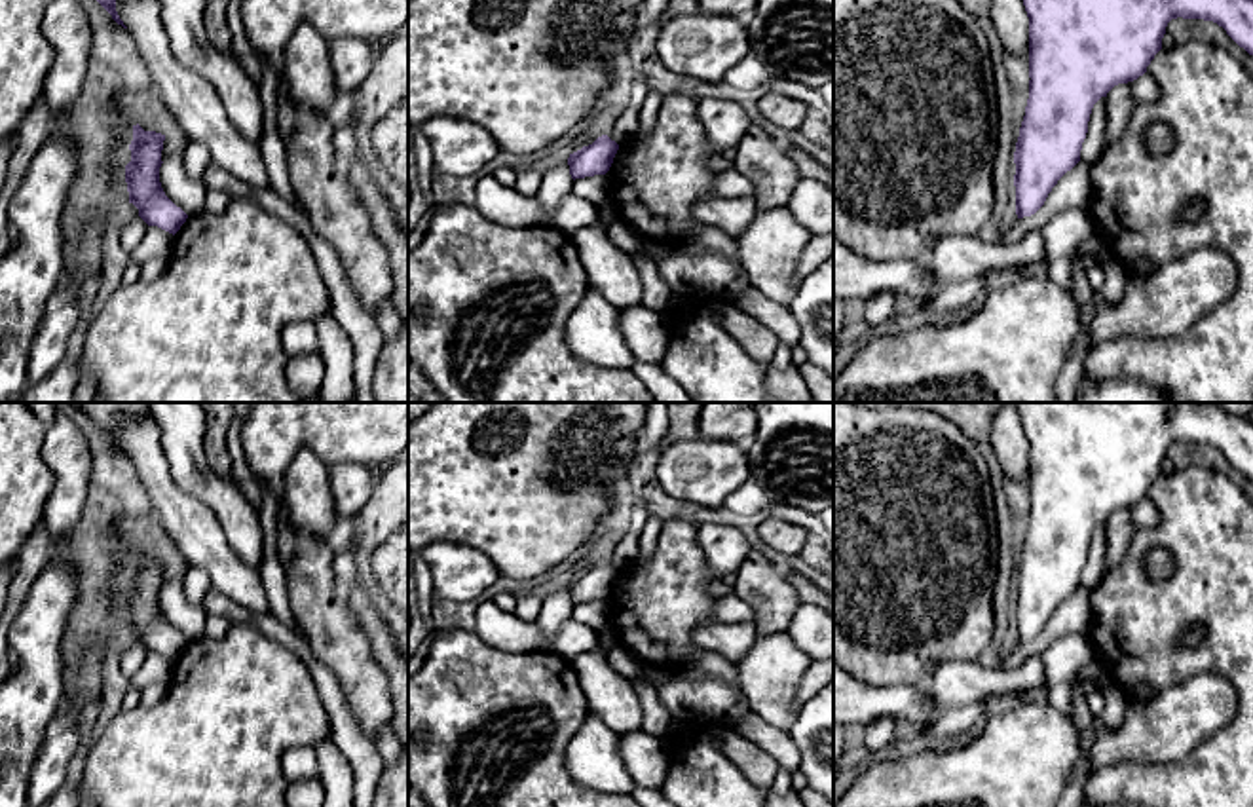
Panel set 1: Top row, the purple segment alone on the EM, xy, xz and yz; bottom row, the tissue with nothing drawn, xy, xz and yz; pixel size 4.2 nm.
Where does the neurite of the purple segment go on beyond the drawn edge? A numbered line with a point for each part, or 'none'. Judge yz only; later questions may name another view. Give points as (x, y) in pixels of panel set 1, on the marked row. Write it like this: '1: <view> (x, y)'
none

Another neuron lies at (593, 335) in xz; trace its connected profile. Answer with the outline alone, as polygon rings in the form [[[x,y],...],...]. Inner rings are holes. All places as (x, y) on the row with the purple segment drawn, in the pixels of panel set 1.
[[[592,287],[568,321],[568,346],[583,361],[630,370],[636,357],[619,330],[621,310]]]

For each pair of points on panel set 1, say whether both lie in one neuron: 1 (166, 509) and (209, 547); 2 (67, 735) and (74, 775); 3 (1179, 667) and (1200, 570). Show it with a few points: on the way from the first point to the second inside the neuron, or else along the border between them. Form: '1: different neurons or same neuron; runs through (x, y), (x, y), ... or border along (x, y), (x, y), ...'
1: same neuron; runs through (177, 515), (198, 536)
2: different neurons; border along (80, 739), (67, 777), (59, 787)
3: same neuron; runs through (1170, 642), (1170, 614), (1189, 595)

